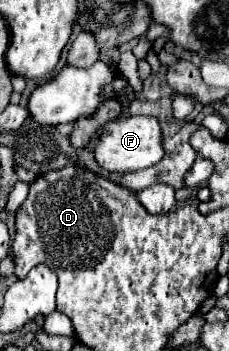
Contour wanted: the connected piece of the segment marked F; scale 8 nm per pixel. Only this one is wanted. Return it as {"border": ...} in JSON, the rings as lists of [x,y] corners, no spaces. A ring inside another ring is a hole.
{"border":[[[123,117],[117,121],[109,121],[93,149],[95,161],[99,167],[107,171],[117,171],[117,173],[129,173],[129,171],[139,171],[145,167],[155,165],[161,159],[161,127],[155,121],[155,117]]]}

